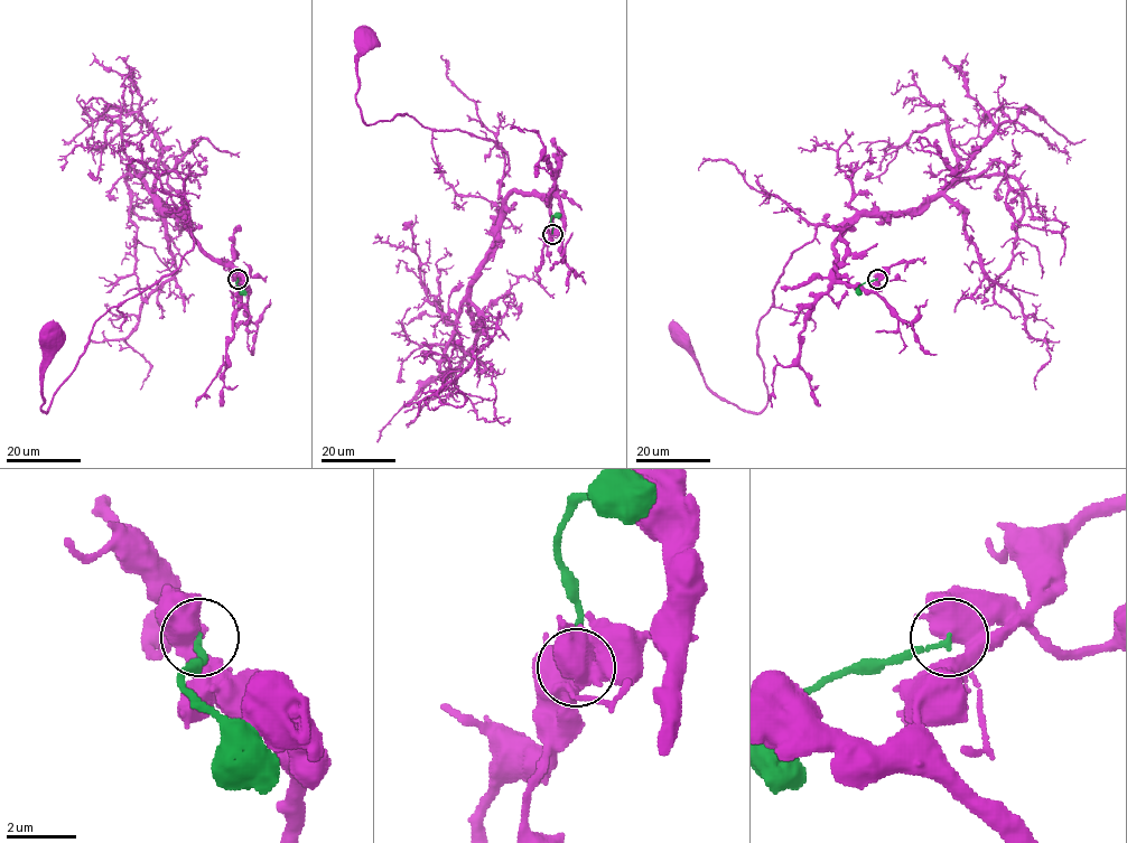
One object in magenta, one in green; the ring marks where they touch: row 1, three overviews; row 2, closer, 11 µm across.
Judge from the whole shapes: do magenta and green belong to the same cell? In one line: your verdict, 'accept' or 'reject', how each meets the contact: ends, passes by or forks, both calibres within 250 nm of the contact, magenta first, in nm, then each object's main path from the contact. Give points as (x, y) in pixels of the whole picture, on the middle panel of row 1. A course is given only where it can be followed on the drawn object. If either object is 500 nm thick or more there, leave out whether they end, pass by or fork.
reject; magenta forks; green ends; calibres 440 and 140 nm; course magenta (551, 233), (561, 200), (502, 198), (508, 155), (492, 140), (404, 114), (365, 122), (365, 36); course green (552, 233), (551, 218), (560, 215)

